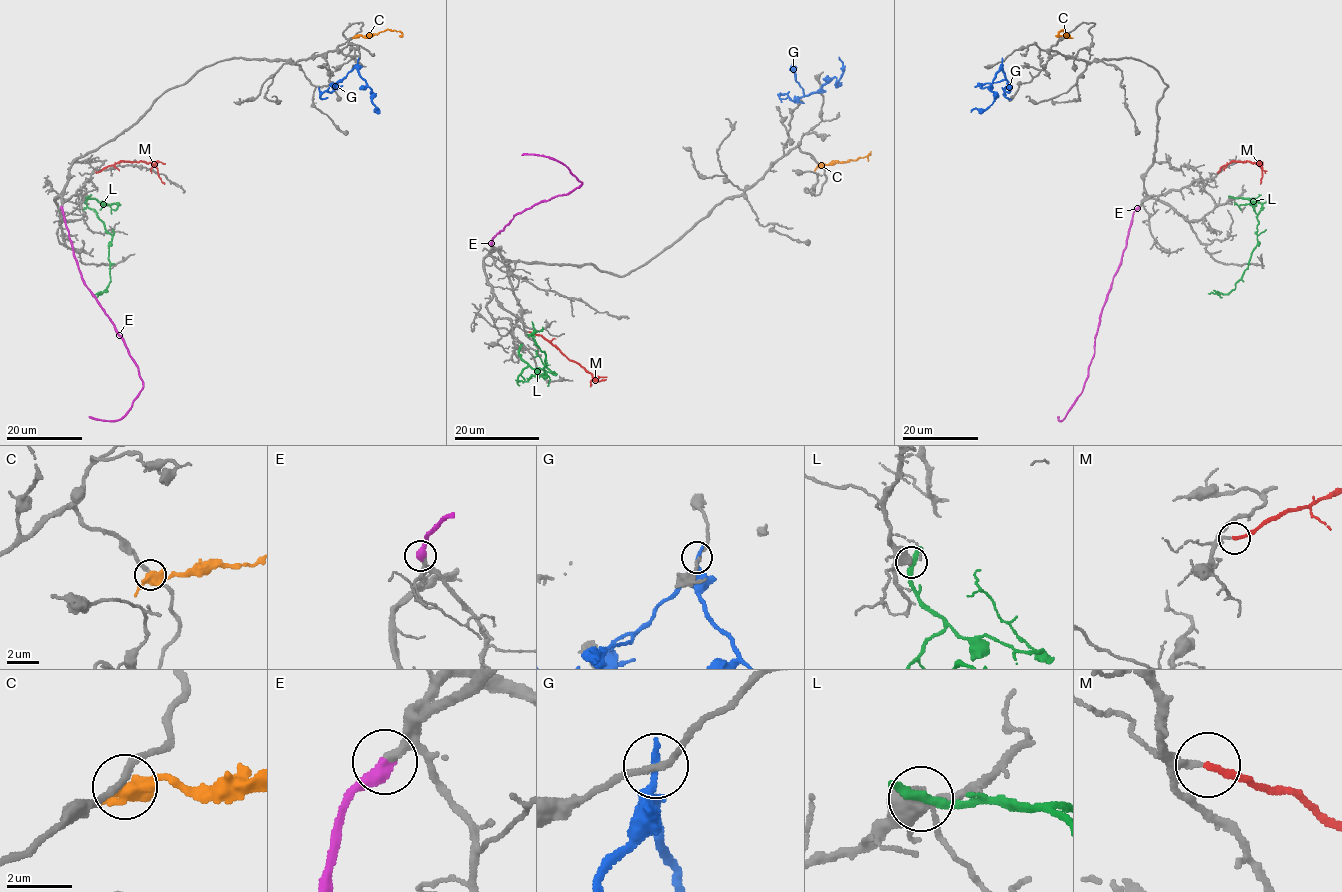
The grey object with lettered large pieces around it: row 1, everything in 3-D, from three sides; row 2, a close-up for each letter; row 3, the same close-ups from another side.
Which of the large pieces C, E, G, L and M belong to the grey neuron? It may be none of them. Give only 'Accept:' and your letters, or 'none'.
Accept: E, M

